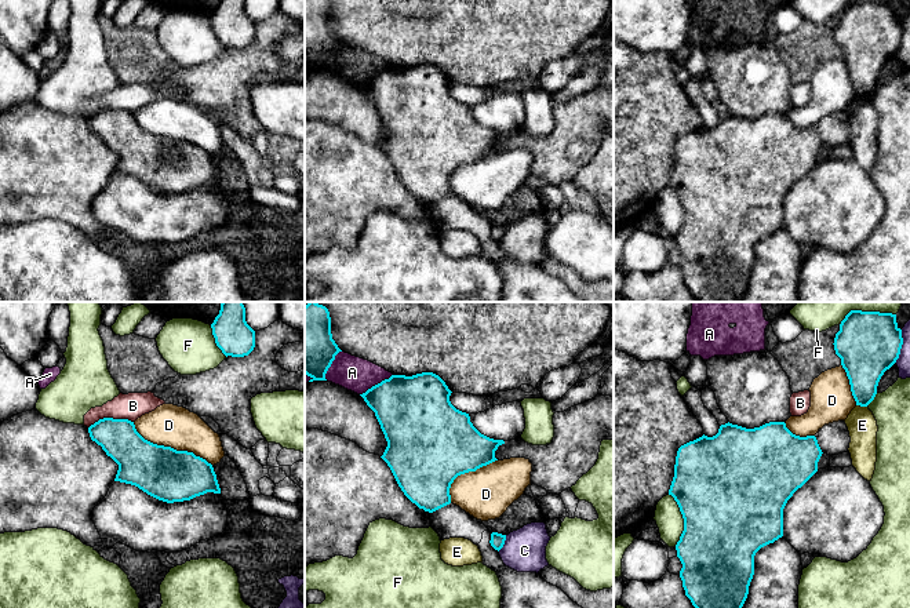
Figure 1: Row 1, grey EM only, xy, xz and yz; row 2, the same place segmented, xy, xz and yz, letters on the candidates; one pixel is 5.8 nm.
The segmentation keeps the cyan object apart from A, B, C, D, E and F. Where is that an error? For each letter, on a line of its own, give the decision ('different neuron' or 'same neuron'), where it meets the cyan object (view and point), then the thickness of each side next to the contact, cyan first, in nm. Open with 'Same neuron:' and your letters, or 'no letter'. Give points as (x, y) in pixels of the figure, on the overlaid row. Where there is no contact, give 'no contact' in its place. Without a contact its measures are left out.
Same neuron: no letter
A: different neuron | xz (375, 385) | 400/200 nm
B: different neuron | xy (110, 418) | 220/160 nm
C: different neuron | yz (901, 346) | 360/80 nm
D: different neuron | xy (170, 447) | 300/240 nm
E: different neuron | yz (862, 406) | 240/170 nm
F: different neuron | yz (684, 520) | 500/160 nm

